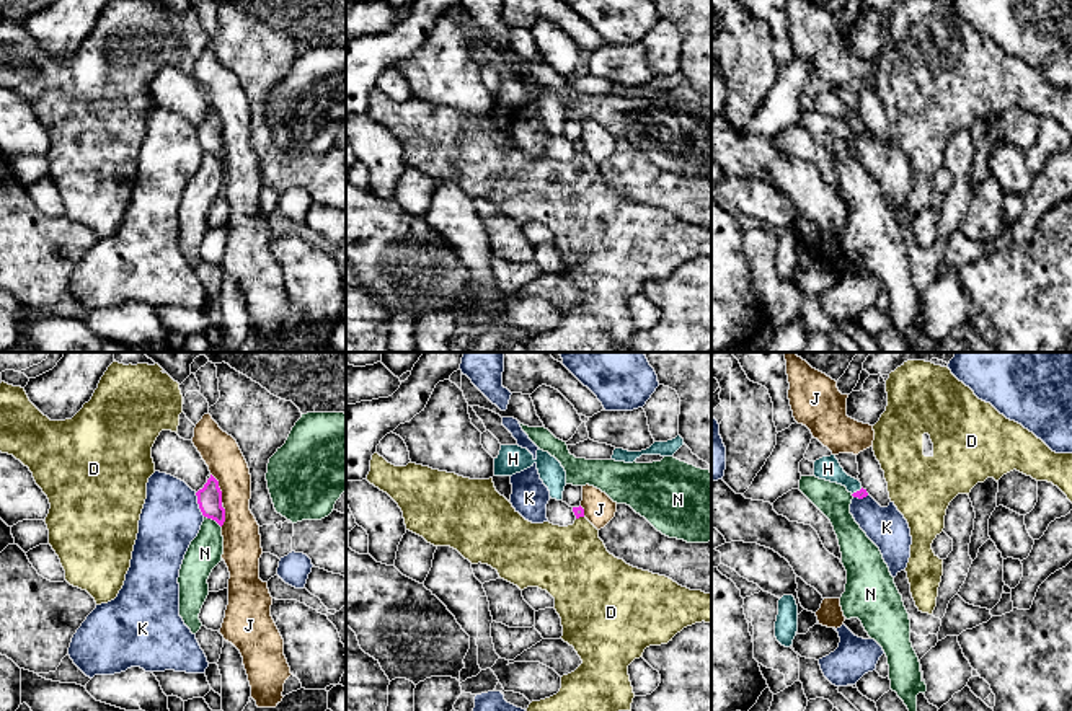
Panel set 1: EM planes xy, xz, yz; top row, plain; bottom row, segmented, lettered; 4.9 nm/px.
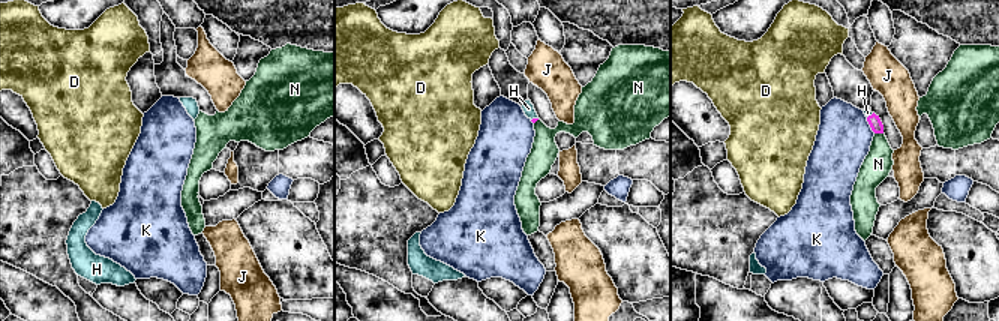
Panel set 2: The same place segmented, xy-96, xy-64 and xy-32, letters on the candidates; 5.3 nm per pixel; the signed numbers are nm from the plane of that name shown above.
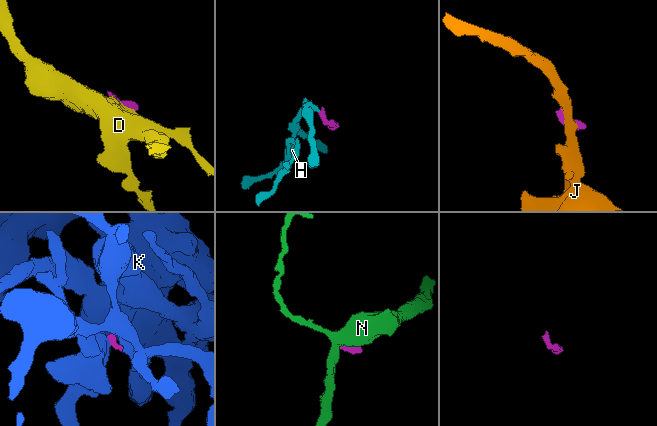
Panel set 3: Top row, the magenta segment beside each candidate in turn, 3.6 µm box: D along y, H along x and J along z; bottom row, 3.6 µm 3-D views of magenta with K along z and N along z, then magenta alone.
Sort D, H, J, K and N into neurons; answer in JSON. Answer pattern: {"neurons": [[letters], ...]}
{"neurons": [["D"], ["H"], ["J"], ["K"], ["N"]]}

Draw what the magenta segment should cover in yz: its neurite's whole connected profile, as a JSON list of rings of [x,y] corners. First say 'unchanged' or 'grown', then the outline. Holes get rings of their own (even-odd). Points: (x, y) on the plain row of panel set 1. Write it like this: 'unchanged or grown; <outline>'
grown; [[[835,90],[816,95],[814,111],[845,121],[853,132],[863,134],[868,130],[866,124],[862,122],[862,117],[844,106]]]

